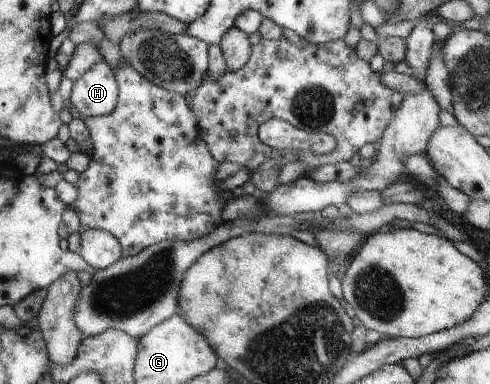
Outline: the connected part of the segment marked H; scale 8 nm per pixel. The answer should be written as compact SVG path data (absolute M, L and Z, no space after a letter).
M105 60L97 63L81 79L74 81L70 96L73 109L85 118L109 115L118 105L119 85Z

